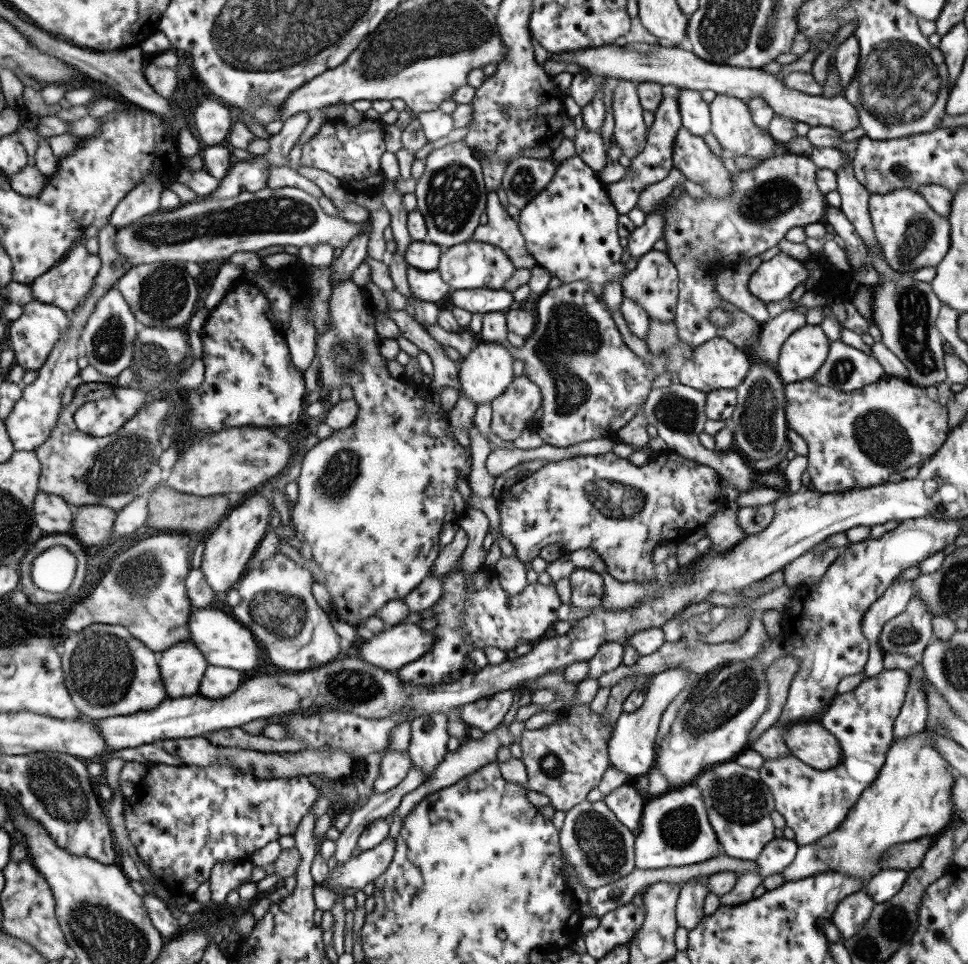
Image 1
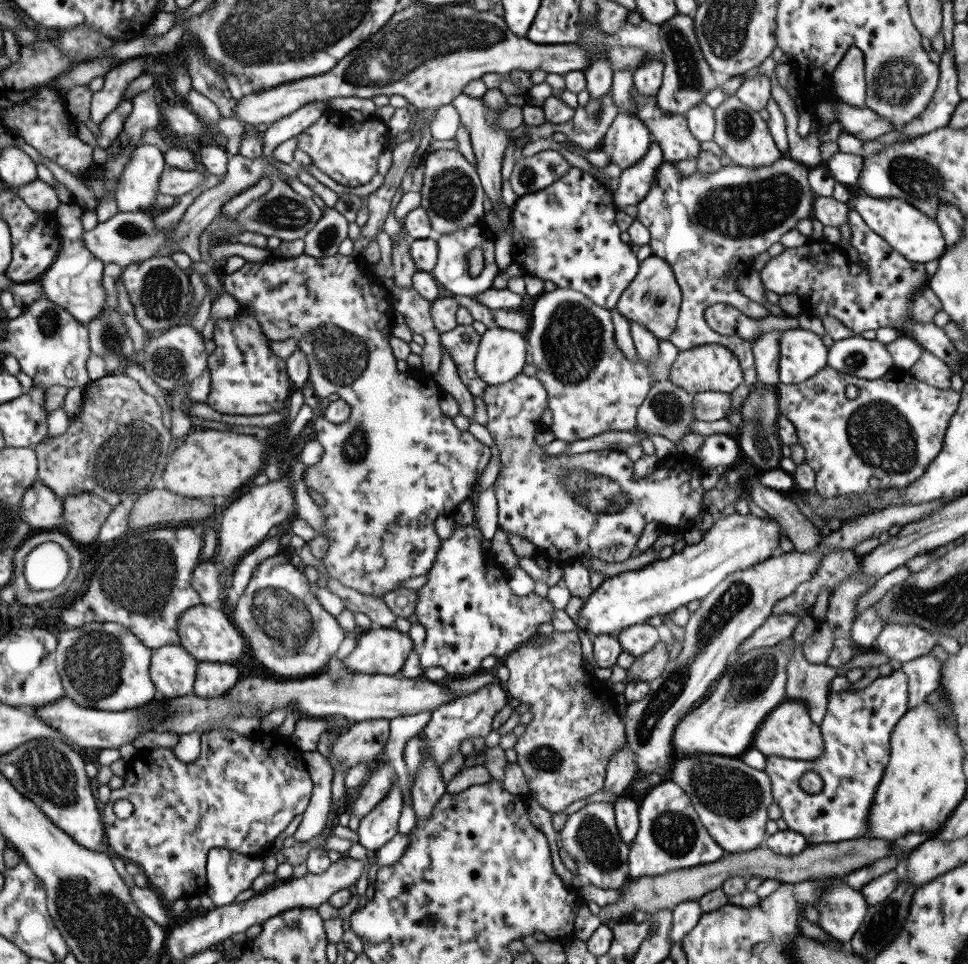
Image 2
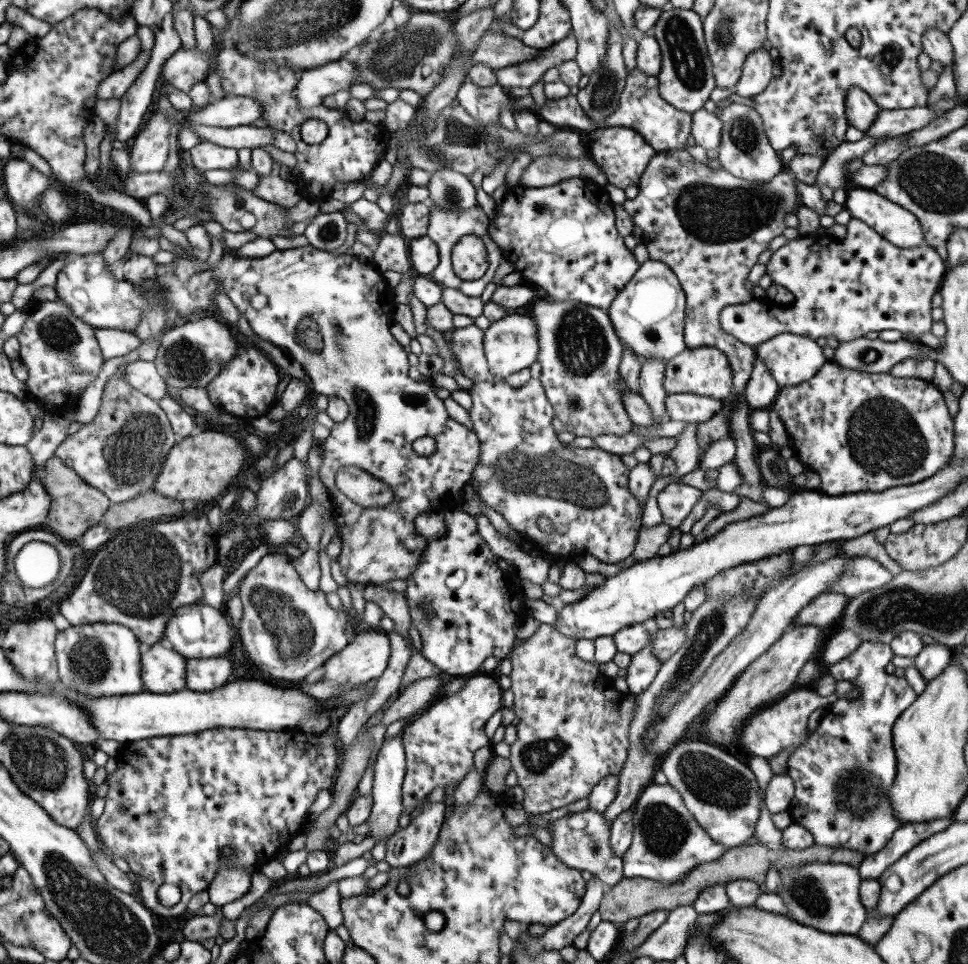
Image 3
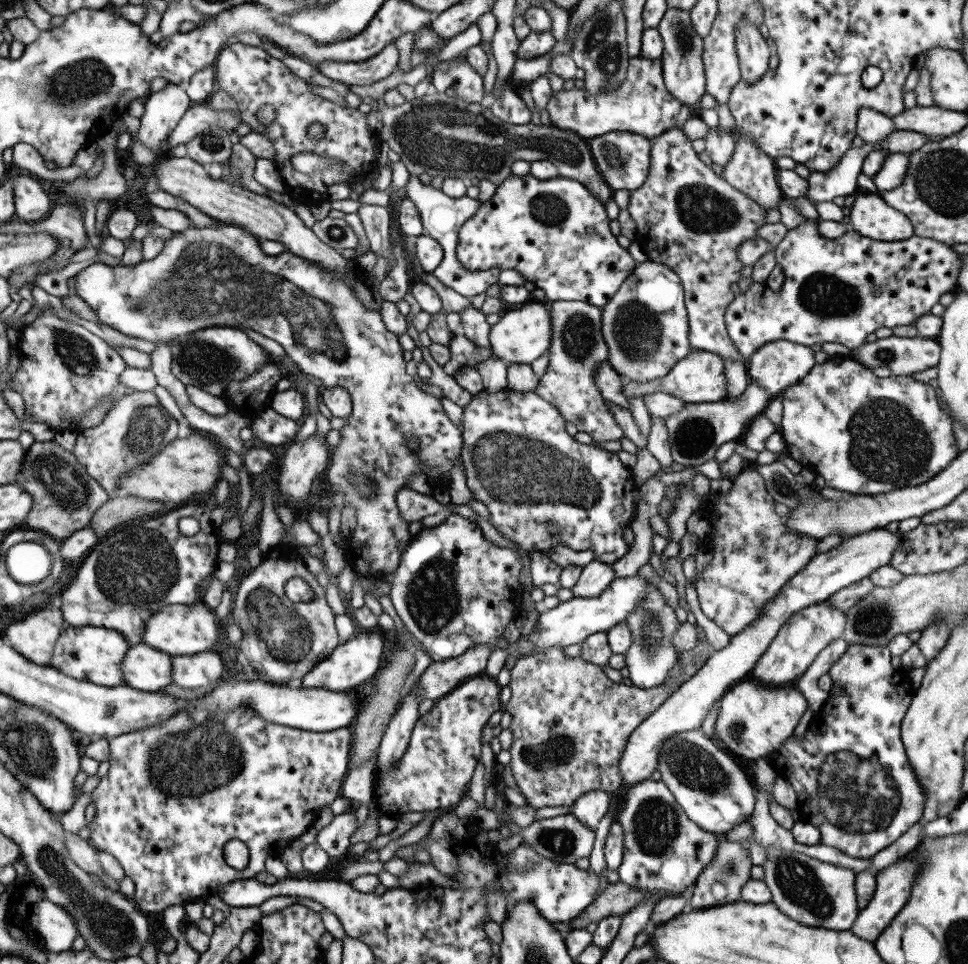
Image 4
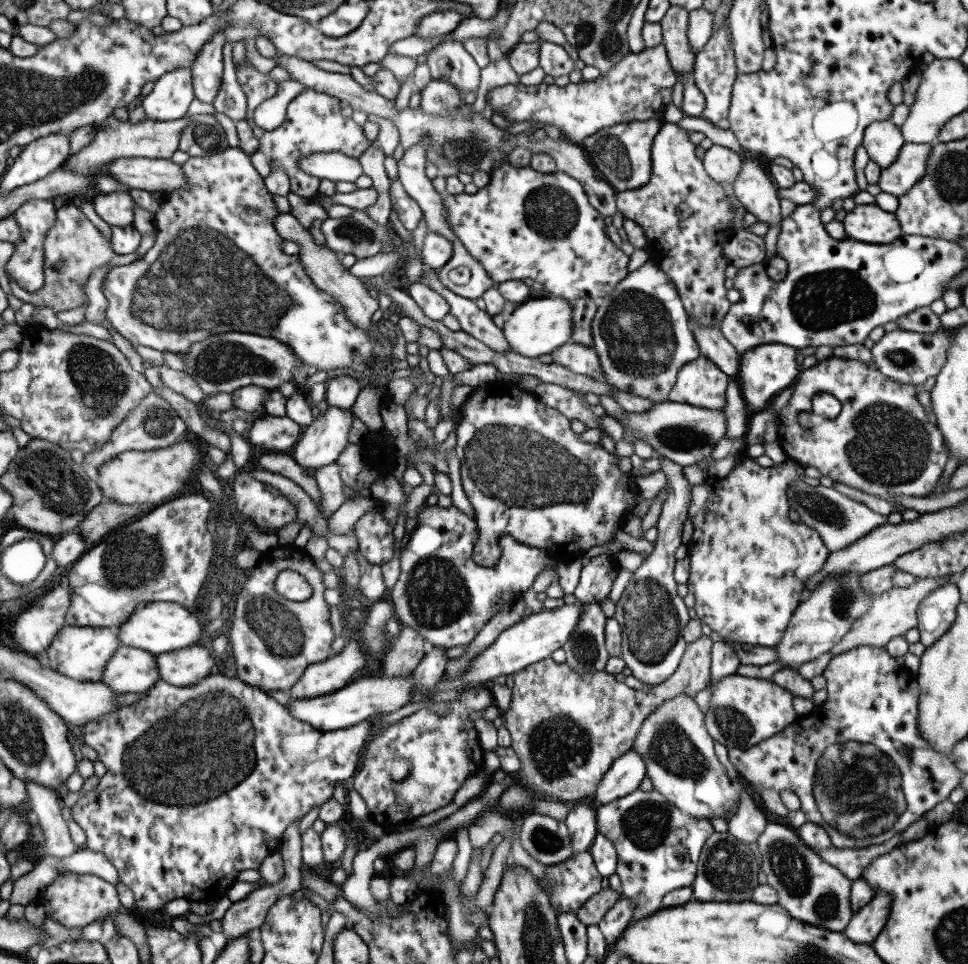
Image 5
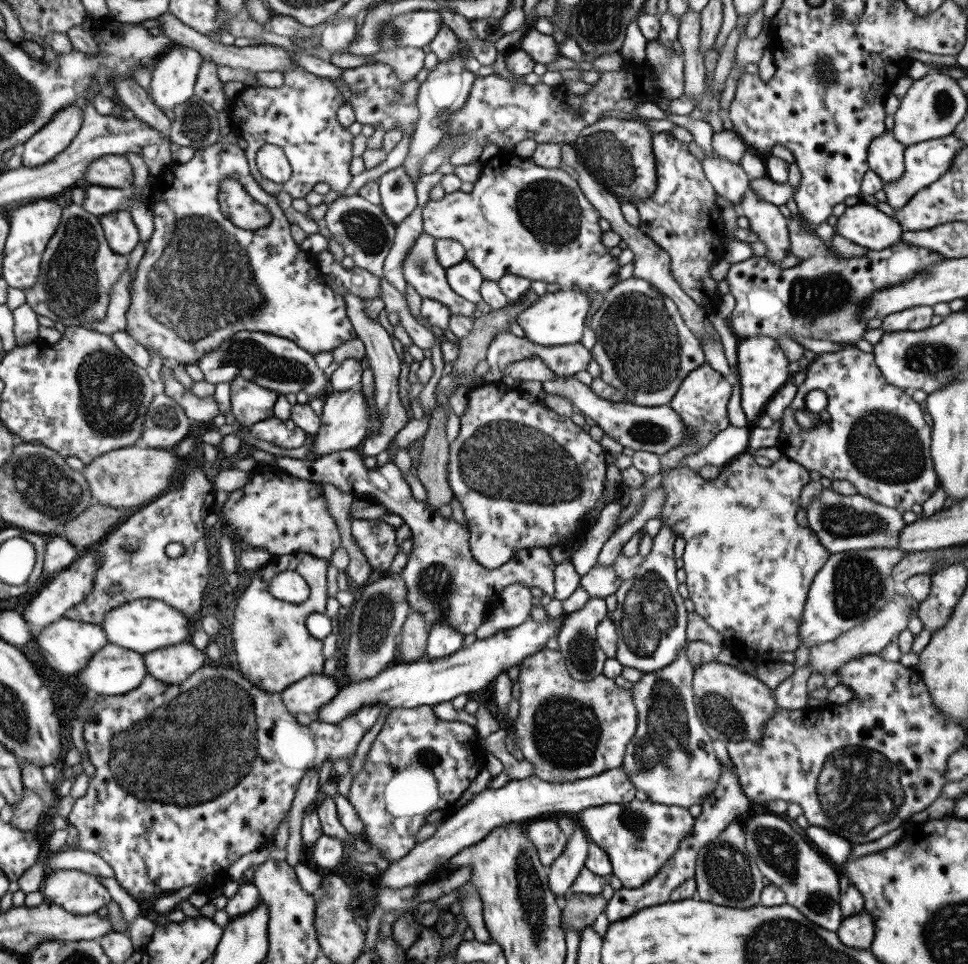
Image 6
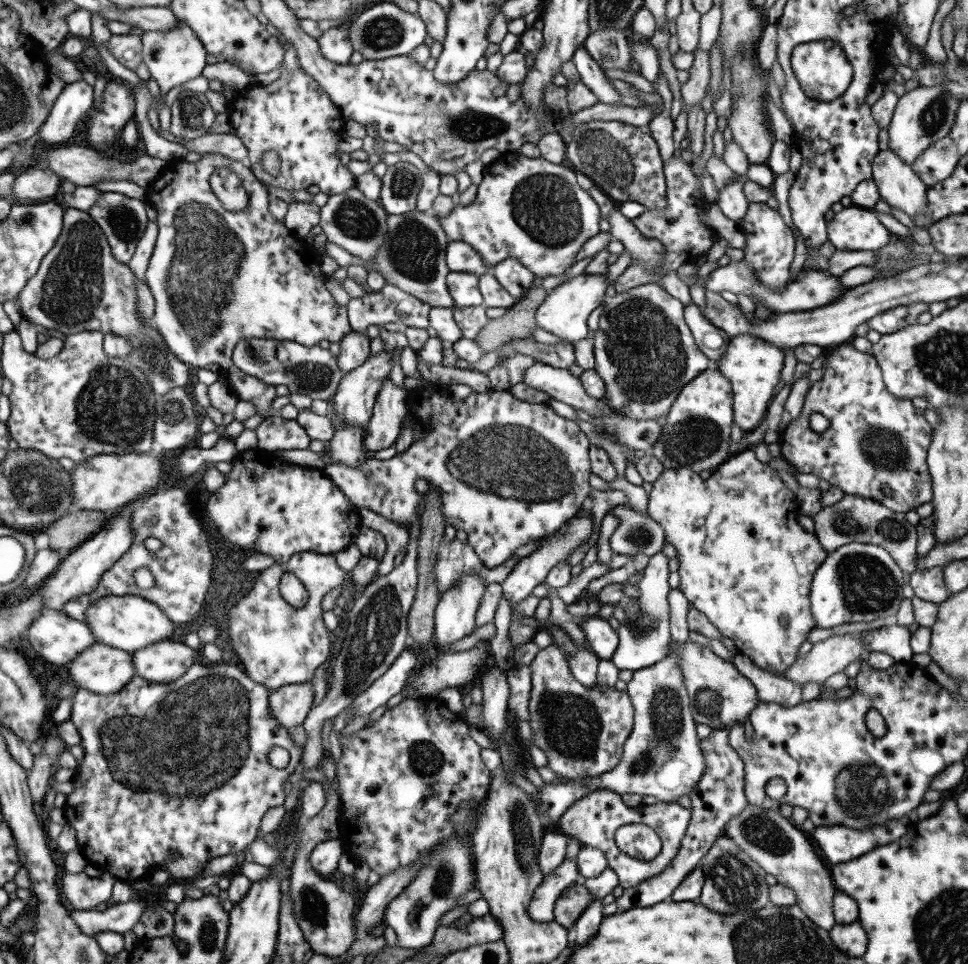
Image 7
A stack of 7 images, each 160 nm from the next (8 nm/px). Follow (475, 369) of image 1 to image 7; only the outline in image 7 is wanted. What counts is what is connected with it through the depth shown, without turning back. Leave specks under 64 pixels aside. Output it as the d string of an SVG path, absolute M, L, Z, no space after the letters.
M585 272L570 278L549 291L545 301L535 311L536 326L572 343L585 339L587 327L585 320L595 308L602 305L605 296L607 272L604 274L587 274Z

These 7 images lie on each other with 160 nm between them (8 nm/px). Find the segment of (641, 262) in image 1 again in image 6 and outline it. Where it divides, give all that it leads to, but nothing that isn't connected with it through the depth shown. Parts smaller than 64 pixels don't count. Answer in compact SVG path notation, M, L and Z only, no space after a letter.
M641 278L618 280L606 290L590 329L596 340L590 355L599 365L598 377L618 390L626 403L667 405L687 373L704 363L699 338L685 326L675 304Z

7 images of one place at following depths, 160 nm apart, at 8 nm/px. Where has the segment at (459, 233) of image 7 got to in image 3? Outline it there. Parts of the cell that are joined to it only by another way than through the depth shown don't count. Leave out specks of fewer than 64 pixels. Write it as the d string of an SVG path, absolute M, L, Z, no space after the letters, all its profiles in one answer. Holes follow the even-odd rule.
M571 177L544 187L524 187L523 185L517 184L508 187L501 202L498 205L496 204L495 216L492 220L488 221L488 229L486 231L489 238L497 245L497 248L499 248L503 254L505 260L513 266L513 270L519 273L523 279L529 281L533 287L543 288L547 294L547 298L550 300L576 301L583 305L607 310L613 298L615 298L615 295L625 286L625 283L630 280L638 267L637 262L633 259L633 255L631 255L631 251L623 245L623 237L615 230L612 205L603 186L585 178ZM476 234L459 237L450 252L452 271L466 281L476 281L487 273L486 248Z

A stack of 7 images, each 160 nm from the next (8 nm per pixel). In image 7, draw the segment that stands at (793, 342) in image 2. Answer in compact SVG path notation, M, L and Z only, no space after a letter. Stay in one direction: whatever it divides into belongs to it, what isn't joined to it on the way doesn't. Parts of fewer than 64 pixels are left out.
M738 334L728 339L716 362L716 369L729 381L732 390L732 421L743 433L760 427L773 398L773 386L780 380L783 361L784 354L780 348L752 334Z

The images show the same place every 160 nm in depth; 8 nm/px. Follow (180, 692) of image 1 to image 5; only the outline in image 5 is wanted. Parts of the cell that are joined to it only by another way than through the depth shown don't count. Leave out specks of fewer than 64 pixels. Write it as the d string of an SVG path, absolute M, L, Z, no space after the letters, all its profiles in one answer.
M119 645L111 654L101 682L113 692L145 692L159 679L155 657L132 646Z

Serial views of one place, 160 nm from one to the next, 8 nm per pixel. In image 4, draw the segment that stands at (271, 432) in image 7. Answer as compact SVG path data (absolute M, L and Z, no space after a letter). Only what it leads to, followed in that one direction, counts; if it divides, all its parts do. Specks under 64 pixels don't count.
M271 408L252 418L248 427L257 440L278 447L292 442L298 430L294 420L277 414Z

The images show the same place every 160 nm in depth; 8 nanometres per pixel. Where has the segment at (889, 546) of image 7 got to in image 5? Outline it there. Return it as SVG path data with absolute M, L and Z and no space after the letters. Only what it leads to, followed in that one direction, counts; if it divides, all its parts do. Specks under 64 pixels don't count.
M794 480L787 489L785 498L787 498L789 508L797 512L799 520L804 526L811 528L819 536L821 543L829 553L839 551L853 542L859 541L861 536L865 536L877 526L887 523L888 516L878 514L863 503L846 498L832 486L813 487L802 481Z

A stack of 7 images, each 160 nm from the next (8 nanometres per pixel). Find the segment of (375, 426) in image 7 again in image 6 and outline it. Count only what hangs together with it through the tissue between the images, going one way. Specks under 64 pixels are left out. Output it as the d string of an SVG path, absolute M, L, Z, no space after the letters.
M335 278L334 281L340 290L339 296L343 299L346 316L350 320L356 336L359 337L361 344L364 346L364 356L366 356L370 366L369 368L372 370L374 384L373 402L380 418L380 425L376 433L373 433L367 438L365 437L363 446L361 446L361 452L365 457L375 457L379 452L386 450L393 436L408 422L408 413L403 409L399 401L399 396L397 395L397 376L399 376L399 366L401 366L402 361L397 359L395 351L391 347L393 344L391 343L389 334L379 325L377 320L374 321L365 316L363 310L365 310L367 301L349 294L348 290L344 286L340 286L340 283Z

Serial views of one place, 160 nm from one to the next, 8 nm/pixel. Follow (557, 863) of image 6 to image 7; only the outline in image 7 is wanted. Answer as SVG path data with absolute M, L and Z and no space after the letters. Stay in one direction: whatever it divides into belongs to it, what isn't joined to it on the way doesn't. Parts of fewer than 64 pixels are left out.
M574 858L563 859L555 870L543 875L528 902L526 914L535 922L551 921L552 908L561 891L571 884L583 885L584 879L584 876L581 876L577 870Z

